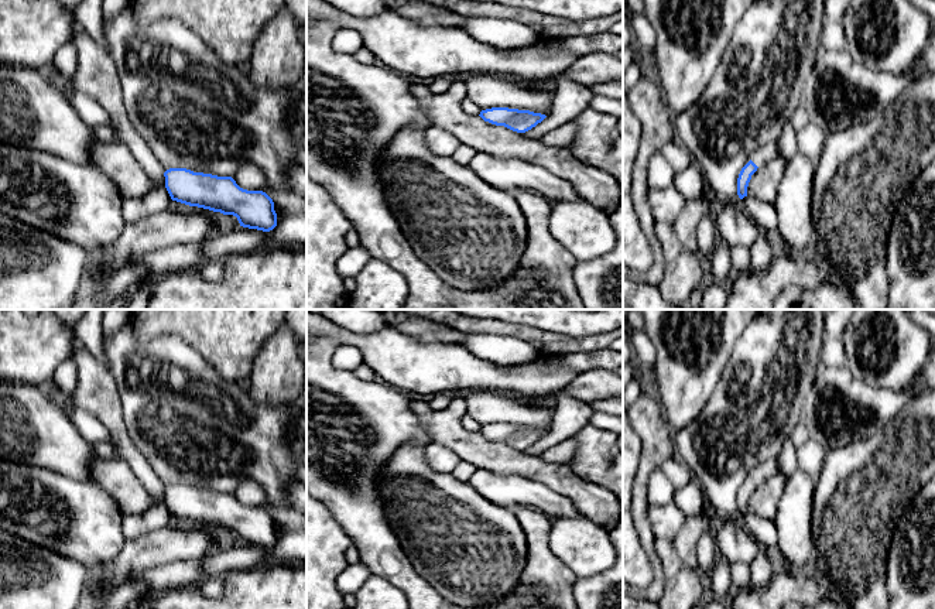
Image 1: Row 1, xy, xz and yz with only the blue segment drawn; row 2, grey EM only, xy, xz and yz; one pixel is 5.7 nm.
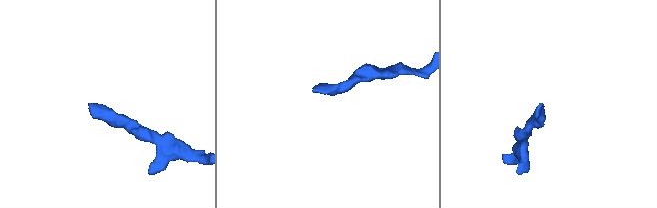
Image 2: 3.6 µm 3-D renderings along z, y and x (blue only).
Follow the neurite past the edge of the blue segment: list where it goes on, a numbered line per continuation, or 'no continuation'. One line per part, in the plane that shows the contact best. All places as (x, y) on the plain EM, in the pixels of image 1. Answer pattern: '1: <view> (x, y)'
1: yz (770, 468)

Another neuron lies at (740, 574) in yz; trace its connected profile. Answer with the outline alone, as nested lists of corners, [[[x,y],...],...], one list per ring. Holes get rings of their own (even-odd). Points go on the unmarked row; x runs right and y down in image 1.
[[[737,562],[730,565],[732,589],[742,591],[751,586],[750,565]]]

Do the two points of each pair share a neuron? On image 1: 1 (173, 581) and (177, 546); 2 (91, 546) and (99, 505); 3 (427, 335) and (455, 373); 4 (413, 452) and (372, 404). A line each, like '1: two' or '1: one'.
1: two
2: one
3: two
4: two

